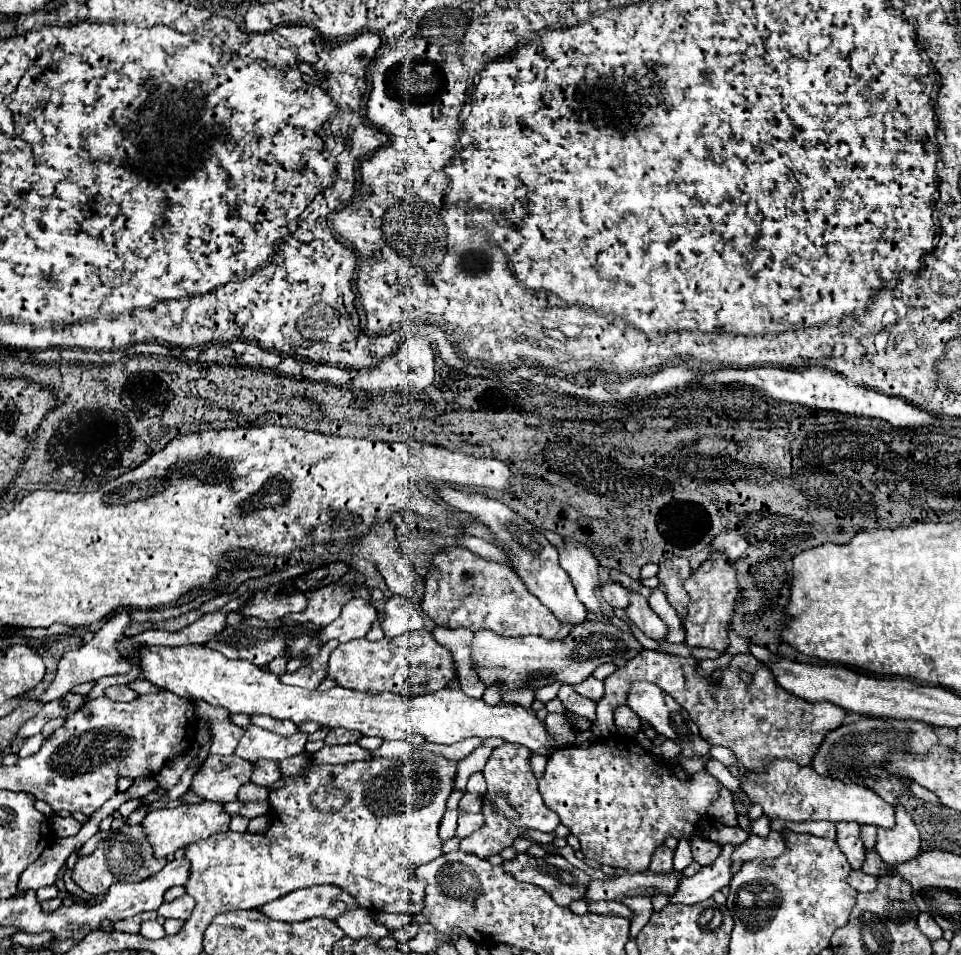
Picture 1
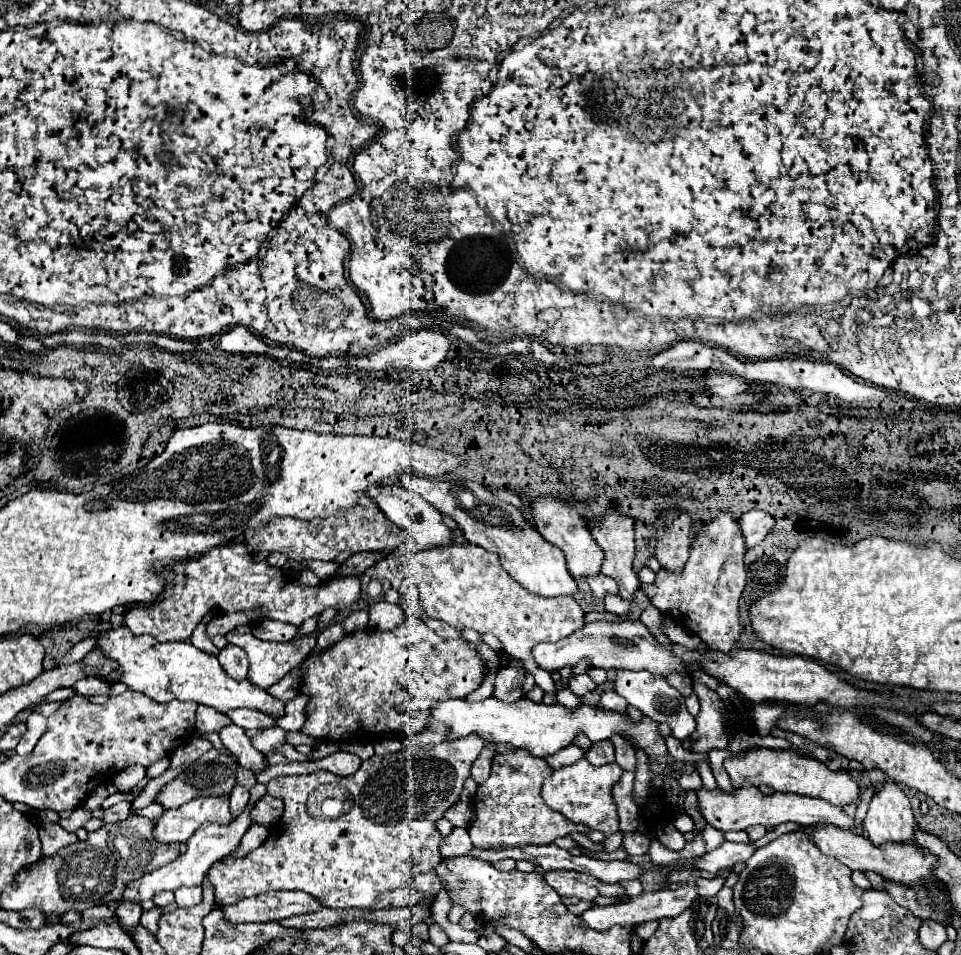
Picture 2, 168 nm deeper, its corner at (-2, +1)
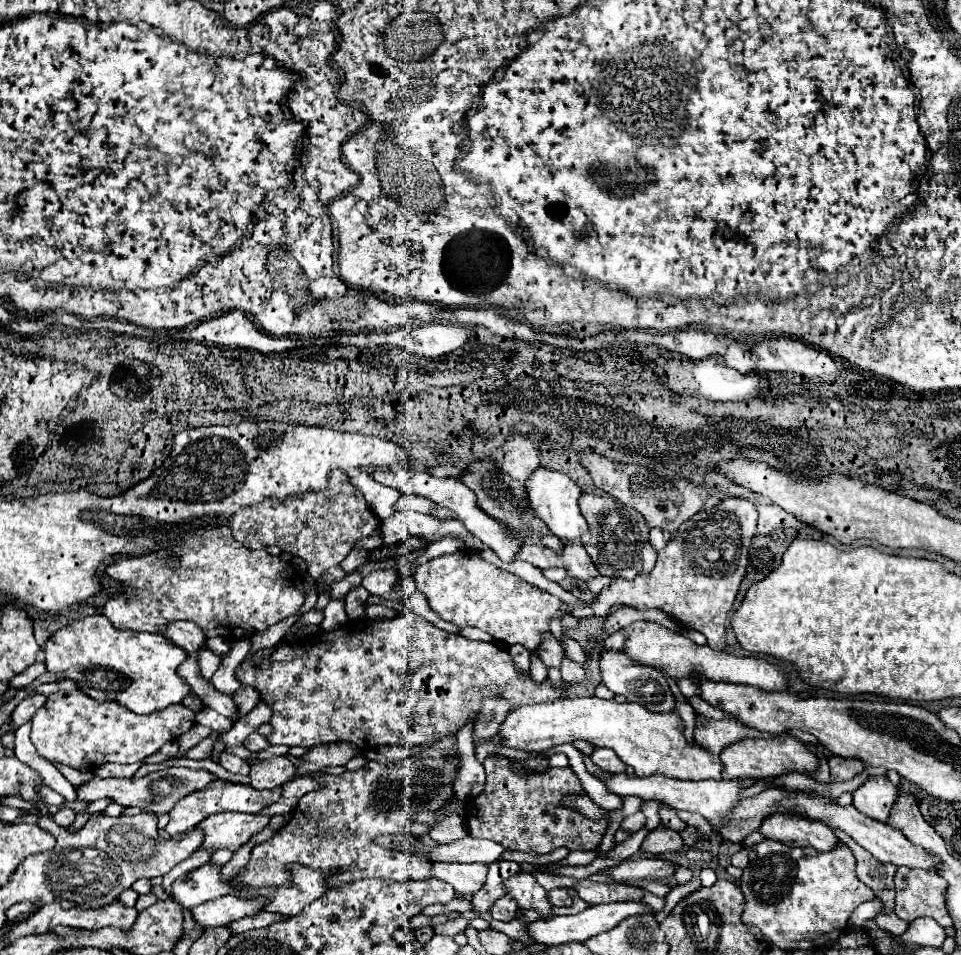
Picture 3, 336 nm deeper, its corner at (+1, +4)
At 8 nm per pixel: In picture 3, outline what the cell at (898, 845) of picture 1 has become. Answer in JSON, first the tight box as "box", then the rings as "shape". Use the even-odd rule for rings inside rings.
{"box":[854,776,898,822],"shape":[[[870,776],[854,790],[854,806],[866,816],[886,822],[892,804],[896,802],[898,788],[886,776]]]}

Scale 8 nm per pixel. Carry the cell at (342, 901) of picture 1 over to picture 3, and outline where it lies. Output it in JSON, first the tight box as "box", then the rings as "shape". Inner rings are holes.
{"box":[190,894,266,928],"shape":[[[226,894],[216,900],[208,900],[200,906],[190,908],[190,914],[192,914],[194,922],[200,924],[202,928],[216,928],[216,926],[226,926],[240,918],[252,916],[256,912],[262,912],[264,900],[266,898],[246,900],[246,898],[240,898],[234,894]]]}

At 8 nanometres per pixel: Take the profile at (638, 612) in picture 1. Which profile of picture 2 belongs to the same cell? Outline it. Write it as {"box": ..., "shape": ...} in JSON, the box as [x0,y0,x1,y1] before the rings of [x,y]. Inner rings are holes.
{"box":[589,509,639,607],"shape":[[[615,509],[607,511],[607,515],[601,519],[601,521],[595,521],[589,525],[591,529],[591,535],[595,537],[597,545],[603,549],[605,553],[605,561],[603,561],[603,567],[601,567],[601,573],[603,575],[609,575],[617,581],[619,585],[619,595],[629,601],[631,607],[637,605],[635,601],[635,593],[639,589],[639,579],[637,575],[633,573],[633,555],[635,555],[635,539],[633,539],[633,519],[629,517],[623,517],[619,515]]]}

